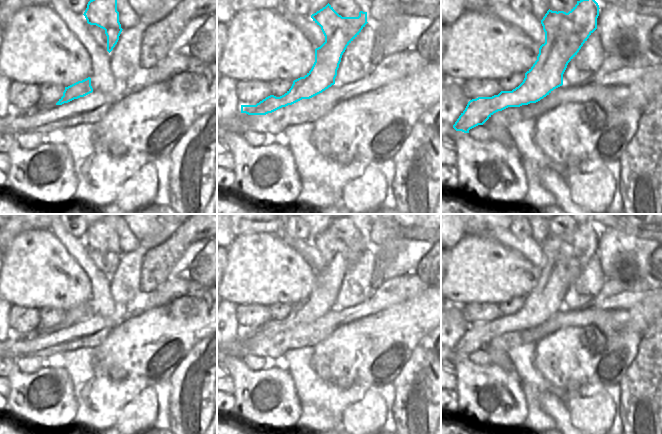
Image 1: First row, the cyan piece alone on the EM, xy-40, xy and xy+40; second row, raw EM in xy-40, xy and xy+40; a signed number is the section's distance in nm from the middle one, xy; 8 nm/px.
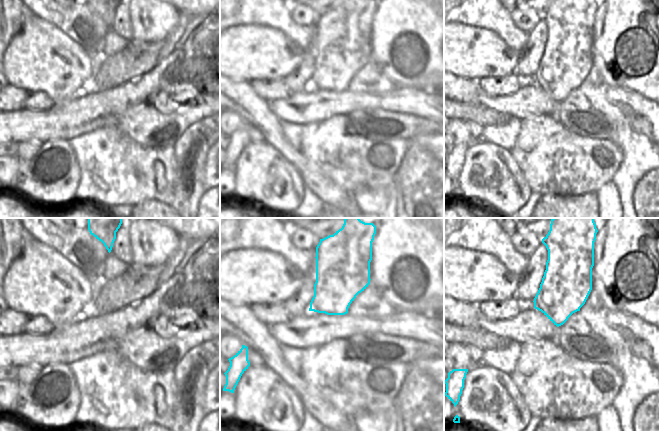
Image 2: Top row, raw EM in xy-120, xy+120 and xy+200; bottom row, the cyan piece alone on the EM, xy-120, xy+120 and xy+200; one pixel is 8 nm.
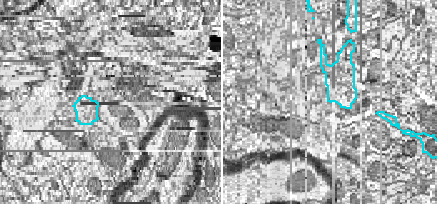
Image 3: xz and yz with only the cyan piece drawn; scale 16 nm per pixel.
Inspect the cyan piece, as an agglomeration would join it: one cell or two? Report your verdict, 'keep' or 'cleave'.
cleave

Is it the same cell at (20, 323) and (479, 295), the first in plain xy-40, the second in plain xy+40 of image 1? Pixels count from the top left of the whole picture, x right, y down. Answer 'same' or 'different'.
different

